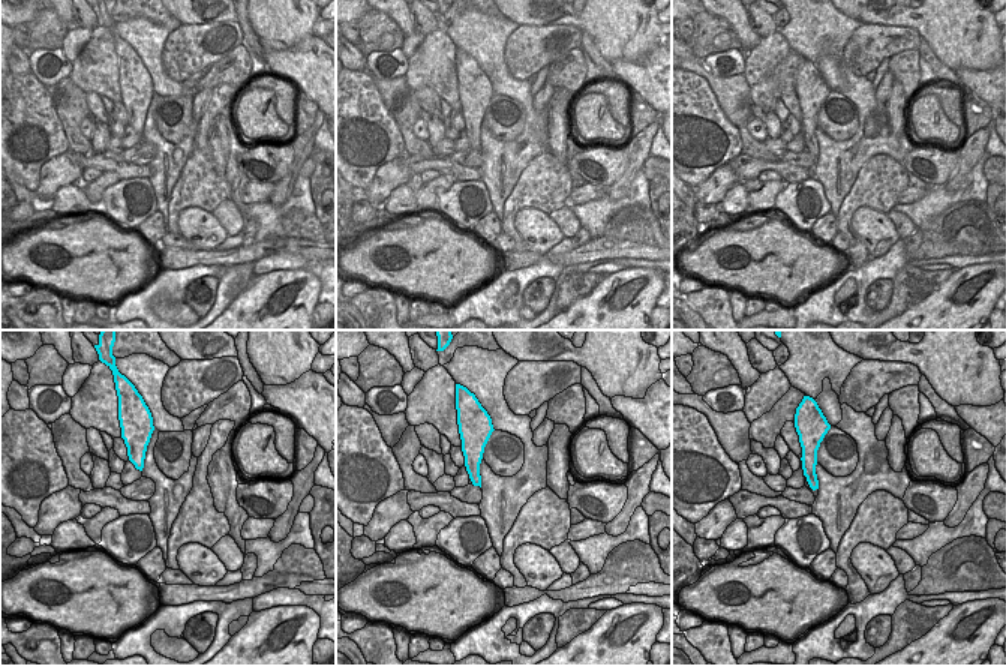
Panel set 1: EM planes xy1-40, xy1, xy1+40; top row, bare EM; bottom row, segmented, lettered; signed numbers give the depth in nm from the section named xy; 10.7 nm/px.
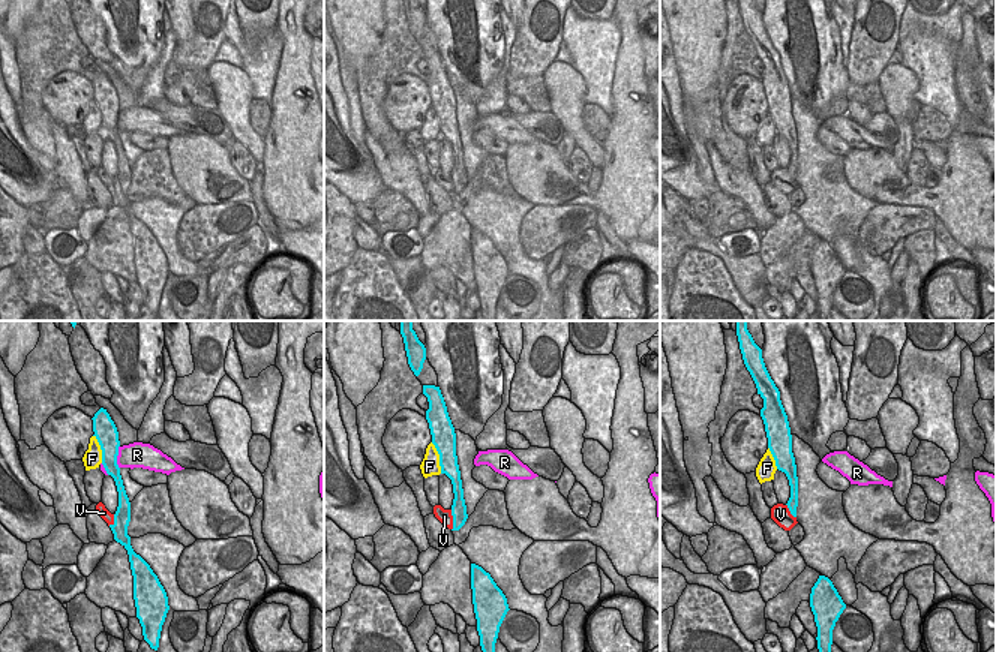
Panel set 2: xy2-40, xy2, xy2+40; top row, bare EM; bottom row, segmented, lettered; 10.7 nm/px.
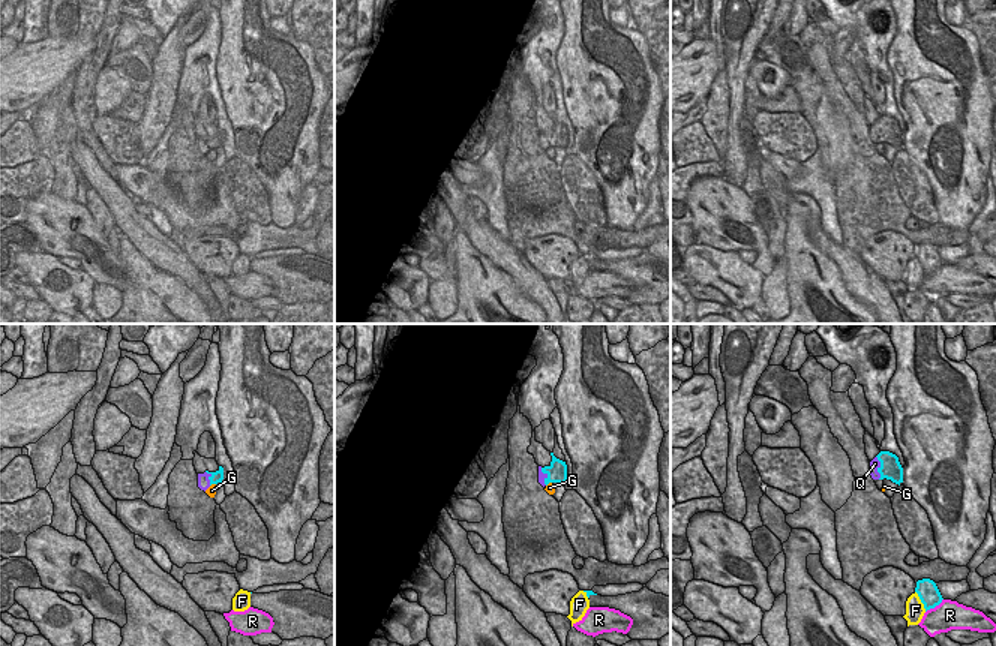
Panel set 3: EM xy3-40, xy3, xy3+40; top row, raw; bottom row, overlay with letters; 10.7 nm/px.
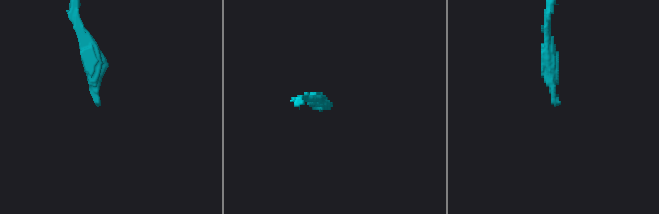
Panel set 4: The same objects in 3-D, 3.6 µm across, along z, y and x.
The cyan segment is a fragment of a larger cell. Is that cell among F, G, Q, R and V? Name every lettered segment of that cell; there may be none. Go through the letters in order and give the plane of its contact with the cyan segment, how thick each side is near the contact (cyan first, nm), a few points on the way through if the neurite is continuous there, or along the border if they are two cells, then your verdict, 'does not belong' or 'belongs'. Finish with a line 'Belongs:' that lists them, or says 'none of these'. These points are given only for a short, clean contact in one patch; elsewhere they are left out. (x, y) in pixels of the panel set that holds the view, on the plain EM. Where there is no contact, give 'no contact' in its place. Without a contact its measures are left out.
F: meets cyan in xy2; 260 nm thick on the cyan side, 200 nm on the other; does not belong
G: meets cyan in xy3-40; 130 nm thick on the cyan side, 100 nm on the other; border along xy3-40 (215, 147), (210, 150); does not belong
Q: meets cyan in xy3+40; 220 nm thick on the cyan side, 120 nm on the other; border along xy3+40 (876, 120), (879, 143); does not belong
R: meets cyan in xy2-40; 240 nm thick on the cyan side, 280 nm on the other; border along xy2-40 (119, 110), (119, 132); does not belong
V: meets cyan in xy2; 160 nm thick on the cyan side, 160 nm on the other; border along xy2 (450, 174), (452, 194); does not belong
Belongs: none of these

